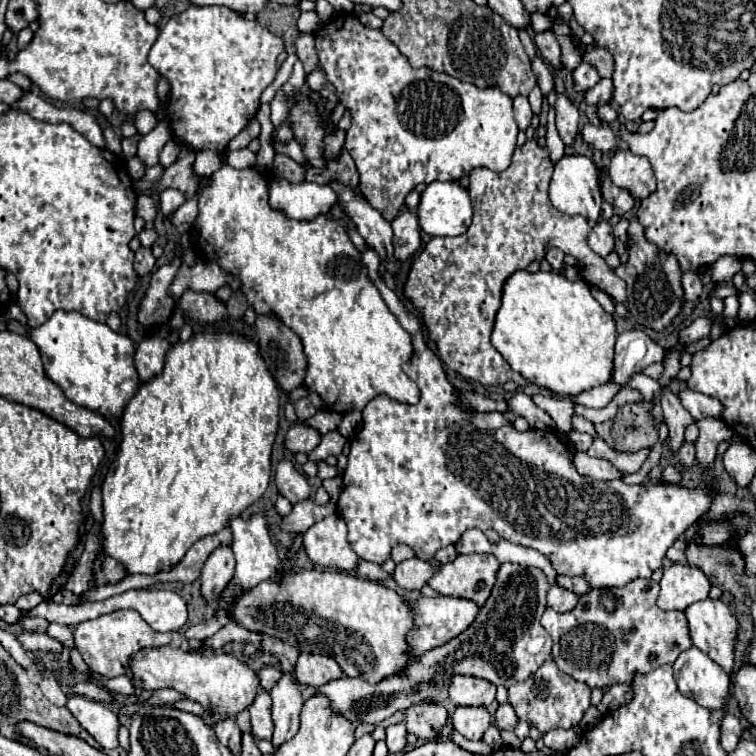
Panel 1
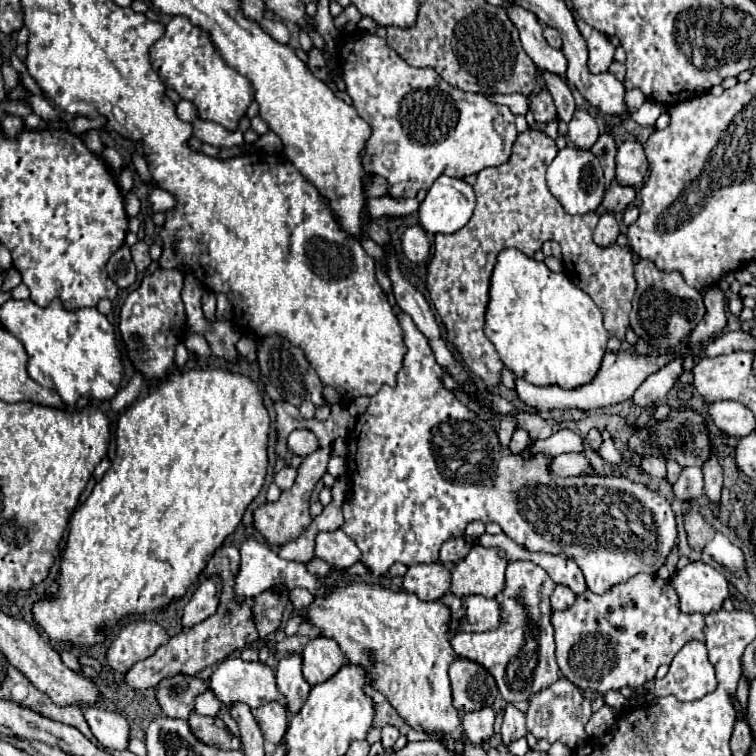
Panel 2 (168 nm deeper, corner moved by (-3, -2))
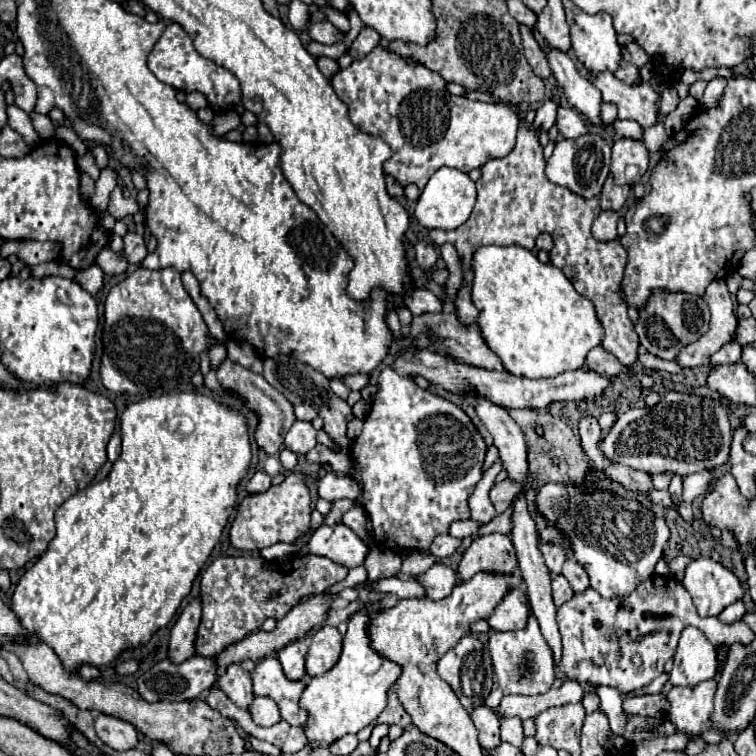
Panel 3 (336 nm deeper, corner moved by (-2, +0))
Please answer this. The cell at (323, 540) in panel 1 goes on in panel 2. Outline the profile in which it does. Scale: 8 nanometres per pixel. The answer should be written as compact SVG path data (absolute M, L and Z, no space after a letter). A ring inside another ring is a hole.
M339 528L333 532L319 532L315 538L315 556L335 568L349 568L359 562L359 548Z

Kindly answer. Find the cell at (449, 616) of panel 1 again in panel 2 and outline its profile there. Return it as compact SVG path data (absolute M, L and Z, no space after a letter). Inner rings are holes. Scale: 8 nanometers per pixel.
M467 596L463 598L463 620L457 622L453 632L487 632L499 626L501 606L497 598Z

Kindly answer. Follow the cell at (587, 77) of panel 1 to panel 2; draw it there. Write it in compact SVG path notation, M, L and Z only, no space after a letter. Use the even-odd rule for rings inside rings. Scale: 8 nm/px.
M573 11L575 22L583 34L583 38L587 40L587 46L589 46L589 72L591 74L601 74L601 72L607 72L609 64L613 62L613 44L609 42L609 38L601 32L597 32L595 28L591 28L589 24L585 24L577 13Z

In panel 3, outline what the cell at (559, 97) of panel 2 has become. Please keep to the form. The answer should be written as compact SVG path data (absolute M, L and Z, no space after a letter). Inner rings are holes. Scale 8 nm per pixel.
M520 24L520 36L522 36L522 48L524 48L524 56L528 60L528 64L532 66L534 74L540 76L540 78L546 78L550 76L550 66L548 66L548 60L546 60L546 54L542 52L540 44L536 42L534 38L534 32L532 28Z

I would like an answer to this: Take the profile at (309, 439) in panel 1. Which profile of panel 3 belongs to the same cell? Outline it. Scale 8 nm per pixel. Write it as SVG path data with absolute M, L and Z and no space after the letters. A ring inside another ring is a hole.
M294 422L284 438L284 446L296 454L306 454L316 446L316 430L310 422Z

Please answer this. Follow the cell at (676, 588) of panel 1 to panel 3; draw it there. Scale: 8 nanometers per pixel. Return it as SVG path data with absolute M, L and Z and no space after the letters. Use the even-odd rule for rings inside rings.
M712 558L692 560L682 584L700 616L718 616L726 606L744 596L744 586L736 574Z

